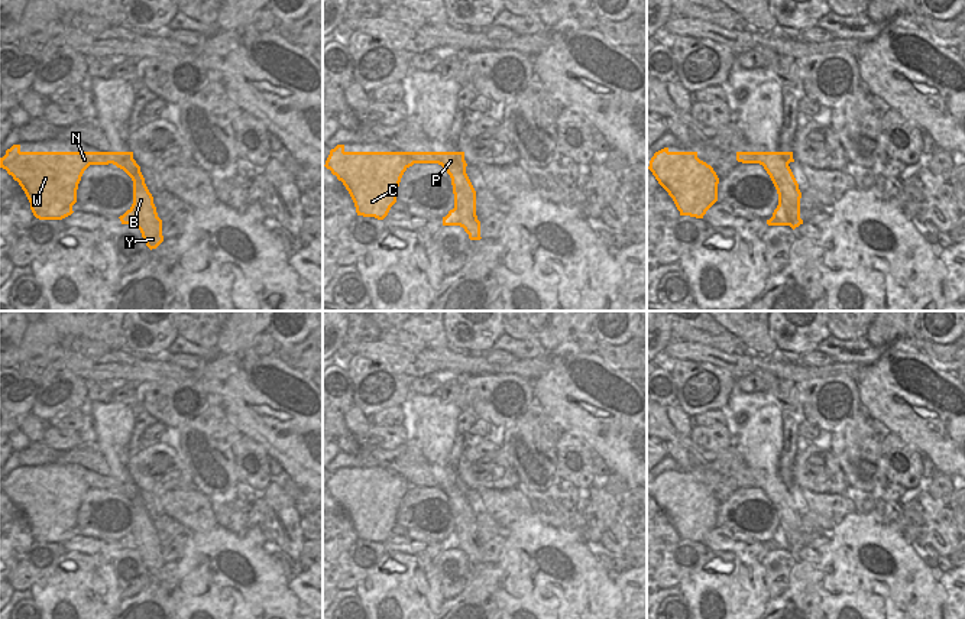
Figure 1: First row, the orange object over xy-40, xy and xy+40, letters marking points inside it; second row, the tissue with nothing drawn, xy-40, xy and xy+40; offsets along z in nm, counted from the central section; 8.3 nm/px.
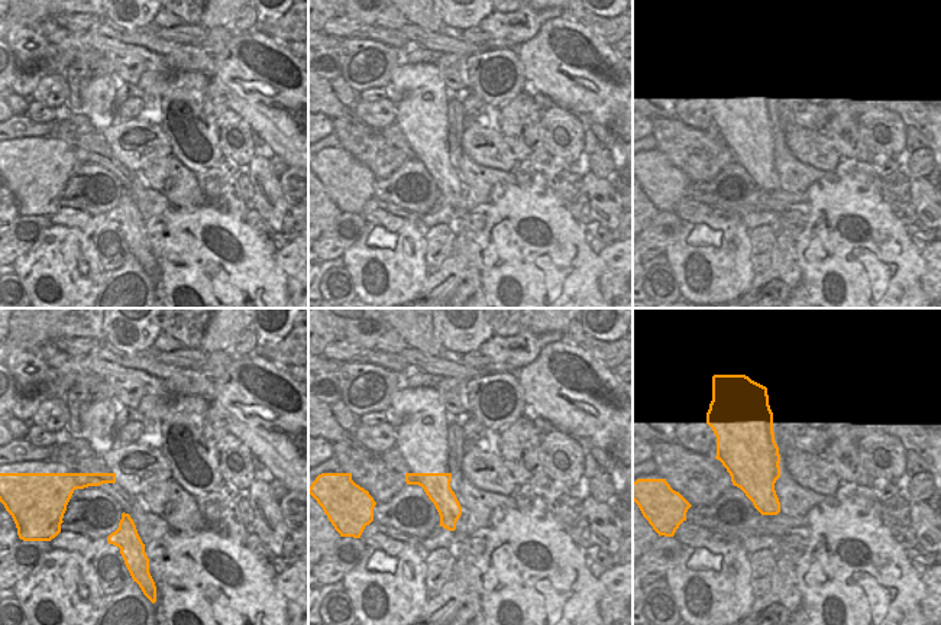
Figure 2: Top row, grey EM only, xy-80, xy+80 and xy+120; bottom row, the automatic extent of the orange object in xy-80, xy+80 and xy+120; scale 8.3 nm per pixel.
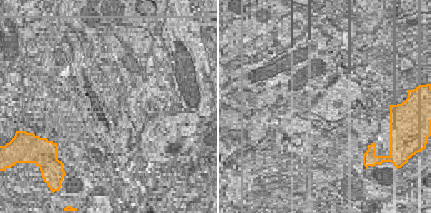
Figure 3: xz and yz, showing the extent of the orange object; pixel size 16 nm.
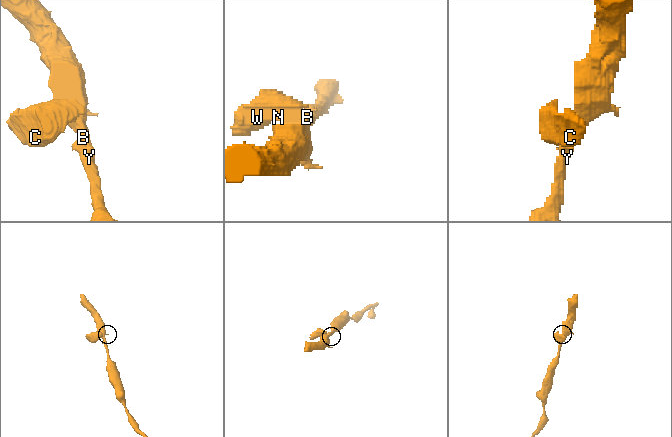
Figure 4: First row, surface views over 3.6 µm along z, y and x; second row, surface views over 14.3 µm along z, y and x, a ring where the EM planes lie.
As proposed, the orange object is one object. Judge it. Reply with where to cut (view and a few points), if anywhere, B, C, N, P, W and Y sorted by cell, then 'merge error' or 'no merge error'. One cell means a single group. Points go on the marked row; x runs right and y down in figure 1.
cut in xy+40 along (758, 152), (758, 156), (751, 162); B P Y / C N W; merge error

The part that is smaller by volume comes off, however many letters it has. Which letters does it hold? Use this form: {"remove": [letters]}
{"remove": ["C", "N", "W"]}

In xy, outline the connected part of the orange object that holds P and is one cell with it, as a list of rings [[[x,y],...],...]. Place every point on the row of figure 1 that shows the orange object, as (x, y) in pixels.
[[[434,152],[434,163],[441,165],[451,178],[454,208],[443,217],[443,226],[460,226],[469,234],[470,240],[480,240],[480,221],[476,215],[476,191],[466,174],[464,152]]]

